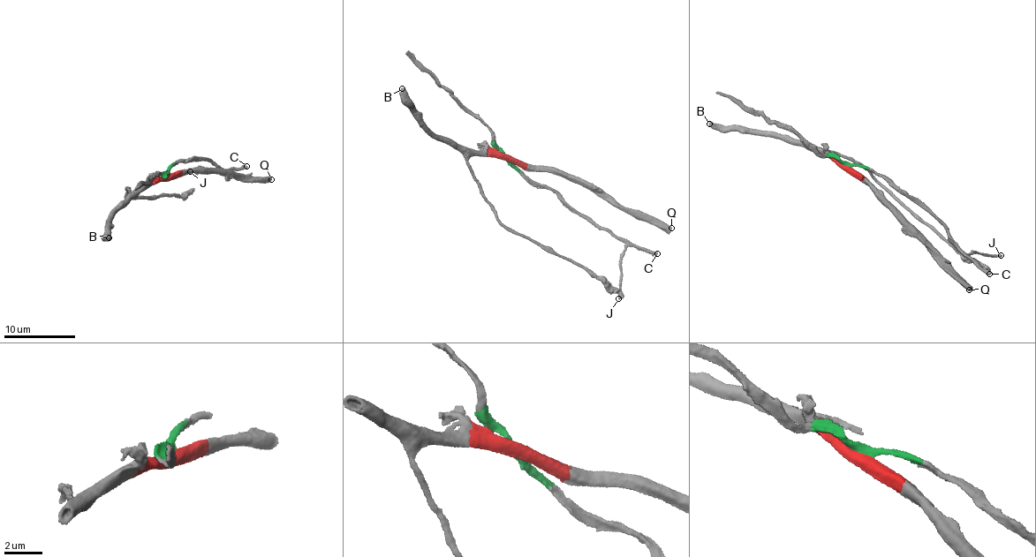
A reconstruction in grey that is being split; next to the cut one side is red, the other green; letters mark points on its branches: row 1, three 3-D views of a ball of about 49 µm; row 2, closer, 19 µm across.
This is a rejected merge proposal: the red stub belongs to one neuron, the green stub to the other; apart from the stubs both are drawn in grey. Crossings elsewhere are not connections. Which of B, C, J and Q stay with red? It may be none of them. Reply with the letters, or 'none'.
B, Q

